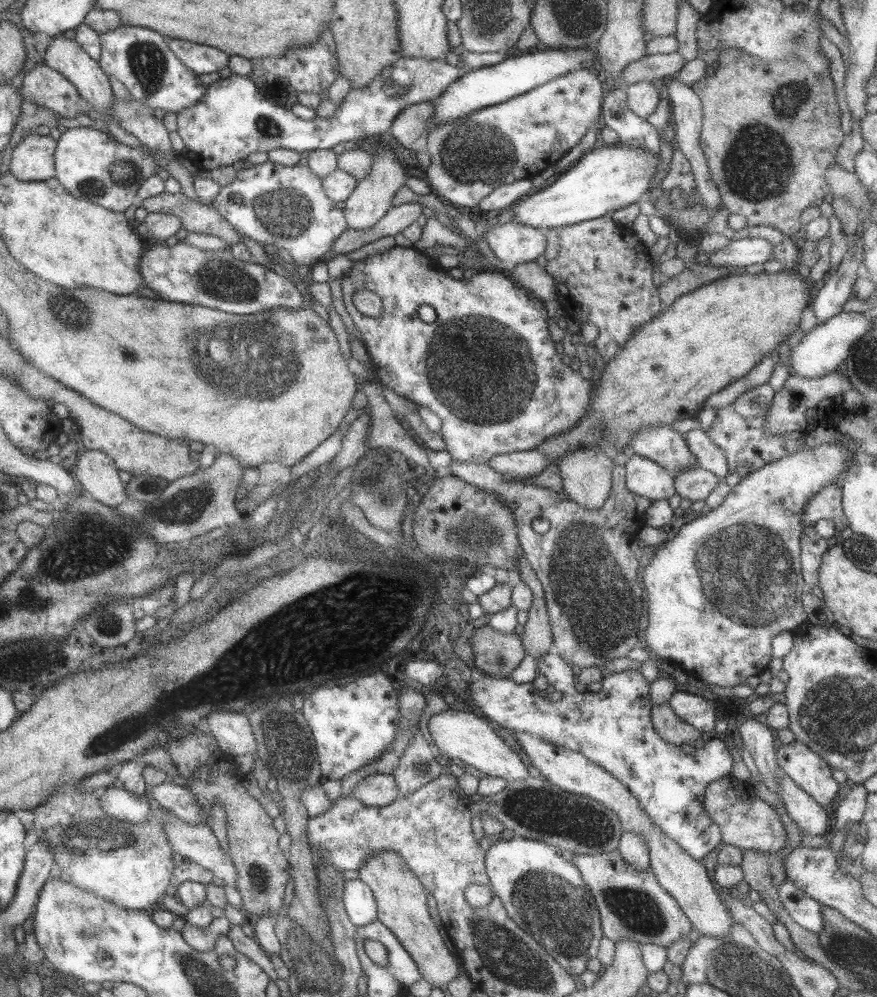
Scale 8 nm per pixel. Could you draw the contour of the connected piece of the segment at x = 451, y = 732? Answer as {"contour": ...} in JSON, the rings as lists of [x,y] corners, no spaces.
{"contour":[[[447,707],[447,709],[432,714],[427,722],[427,730],[433,741],[434,752],[451,762],[453,758],[459,759],[466,769],[473,771],[477,775],[493,776],[503,779],[505,782],[525,779],[529,776],[525,765],[525,760],[510,748],[508,744],[501,740],[498,733],[490,728],[486,718],[479,718],[467,710],[461,708]]]}

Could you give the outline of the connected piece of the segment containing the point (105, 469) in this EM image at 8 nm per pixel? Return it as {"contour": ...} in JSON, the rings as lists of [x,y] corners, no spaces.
{"contour":[[[85,449],[73,465],[73,476],[84,494],[105,506],[117,506],[127,500],[118,468],[104,452]]]}

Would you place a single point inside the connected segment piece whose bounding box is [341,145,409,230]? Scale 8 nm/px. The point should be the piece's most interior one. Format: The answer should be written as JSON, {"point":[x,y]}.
{"point":[371,198]}

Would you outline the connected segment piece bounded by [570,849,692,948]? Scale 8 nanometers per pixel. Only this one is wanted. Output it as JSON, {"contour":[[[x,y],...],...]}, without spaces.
{"contour":[[[617,849],[595,856],[575,855],[570,862],[590,890],[600,916],[602,936],[614,943],[619,939],[633,939],[640,945],[658,944],[666,948],[674,940],[687,937],[692,930],[689,919],[681,912],[673,897],[659,886],[649,866],[643,871],[635,871],[621,859]]]}

